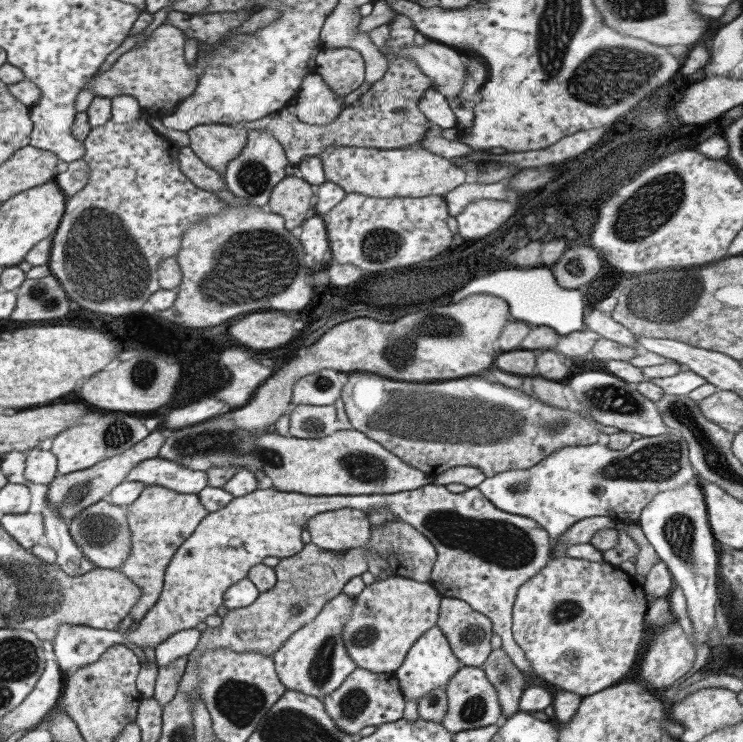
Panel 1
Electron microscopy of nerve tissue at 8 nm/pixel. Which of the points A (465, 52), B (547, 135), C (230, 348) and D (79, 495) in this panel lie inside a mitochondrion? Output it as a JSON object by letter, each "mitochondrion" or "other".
{"A":"other","B":"other","C":"other","D":"mitochondrion"}

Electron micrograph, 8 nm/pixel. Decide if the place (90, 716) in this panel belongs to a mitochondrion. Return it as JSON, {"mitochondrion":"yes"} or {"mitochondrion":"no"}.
{"mitochondrion":"no"}

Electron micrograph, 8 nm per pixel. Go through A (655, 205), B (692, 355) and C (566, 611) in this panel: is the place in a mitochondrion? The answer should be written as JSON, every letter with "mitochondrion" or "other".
{"A":"mitochondrion","B":"other","C":"mitochondrion"}

